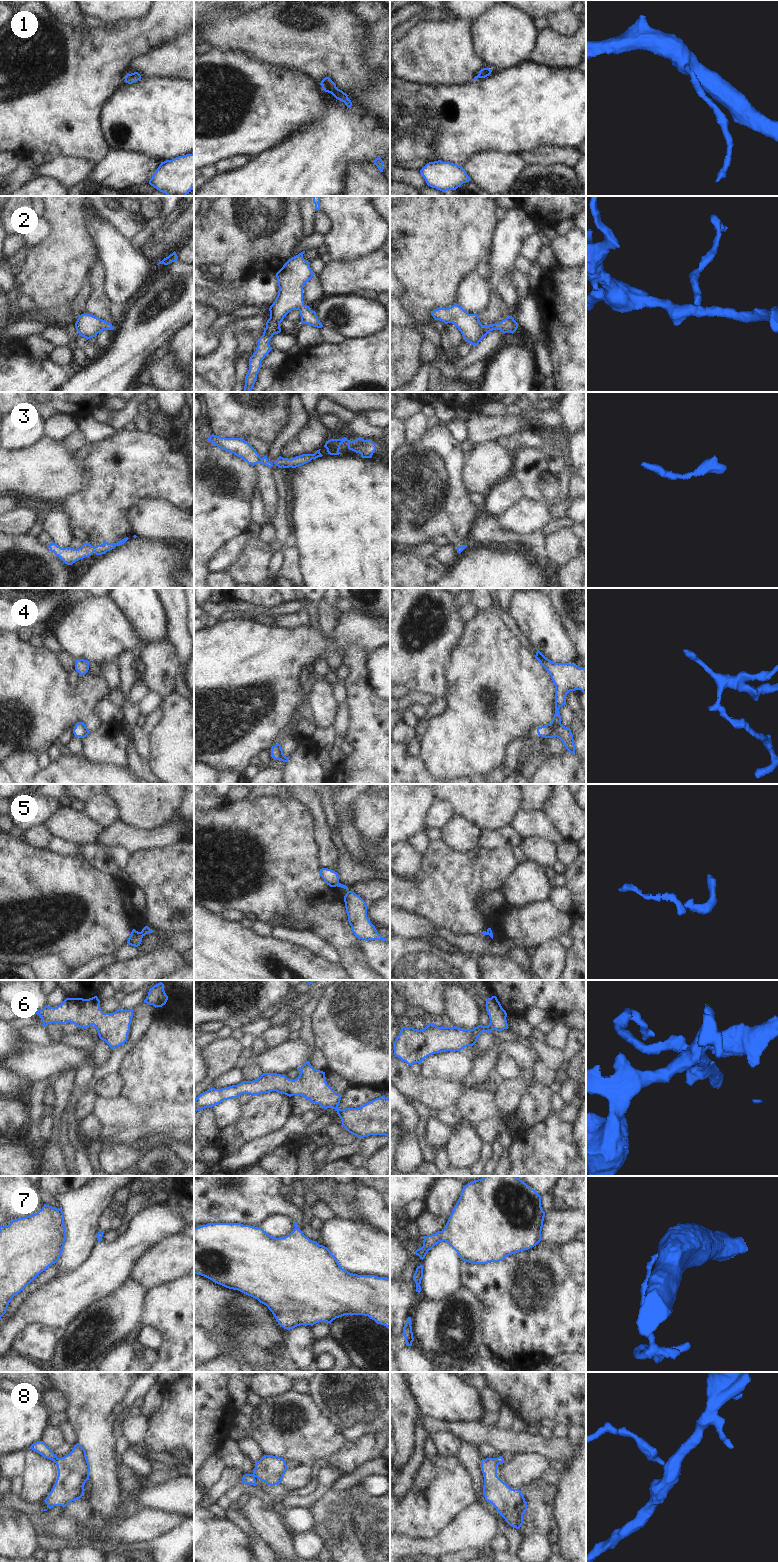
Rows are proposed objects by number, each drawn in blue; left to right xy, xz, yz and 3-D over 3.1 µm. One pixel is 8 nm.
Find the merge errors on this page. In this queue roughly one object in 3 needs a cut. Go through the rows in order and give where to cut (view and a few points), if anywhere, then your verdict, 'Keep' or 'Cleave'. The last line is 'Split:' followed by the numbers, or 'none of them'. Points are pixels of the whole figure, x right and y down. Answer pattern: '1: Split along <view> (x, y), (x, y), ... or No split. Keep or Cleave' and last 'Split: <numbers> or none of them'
1: No split. Keep
2: No split. Keep
3: No split. Keep
4: Split along yz (560, 723), (555, 727), (554, 736). Cleave
5: Split along xy (140, 932), (142, 936). Cleave
6: No split. Keep
7: No split. Keep
8: Split along xy (58, 1458), (54, 1461). Cleave
Split: 4, 5, 8

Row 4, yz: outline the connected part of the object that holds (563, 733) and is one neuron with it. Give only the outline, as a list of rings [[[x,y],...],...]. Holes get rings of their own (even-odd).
[[[562,724],[555,727],[555,737],[559,738],[566,749],[575,754],[575,744],[571,729],[563,726]]]

